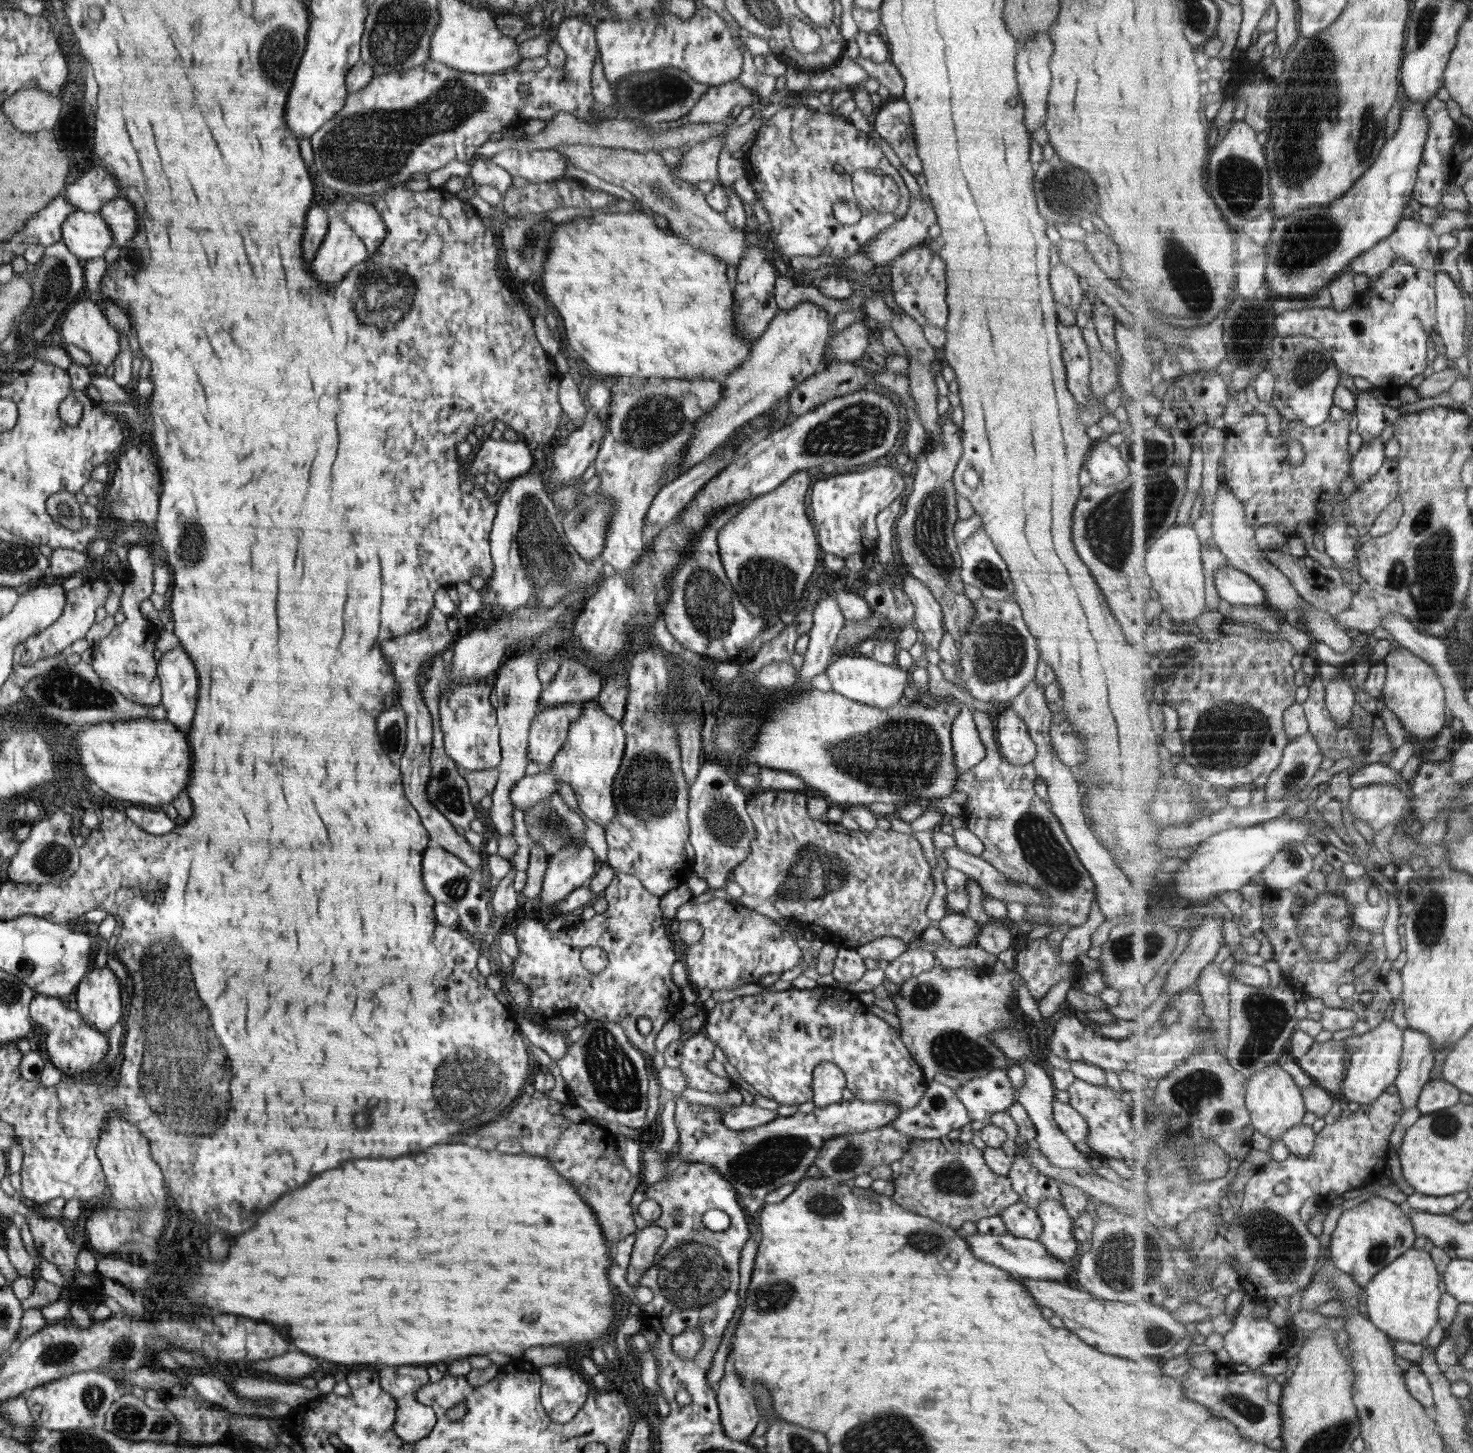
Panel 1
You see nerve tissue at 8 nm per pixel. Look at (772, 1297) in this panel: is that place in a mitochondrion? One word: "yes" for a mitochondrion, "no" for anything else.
yes

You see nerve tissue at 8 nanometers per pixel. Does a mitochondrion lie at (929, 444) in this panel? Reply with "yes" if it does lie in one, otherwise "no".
no

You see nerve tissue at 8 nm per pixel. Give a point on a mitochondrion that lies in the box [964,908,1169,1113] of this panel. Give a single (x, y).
(1124, 949)

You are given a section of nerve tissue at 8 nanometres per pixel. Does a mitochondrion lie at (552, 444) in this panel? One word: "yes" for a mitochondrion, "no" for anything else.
no

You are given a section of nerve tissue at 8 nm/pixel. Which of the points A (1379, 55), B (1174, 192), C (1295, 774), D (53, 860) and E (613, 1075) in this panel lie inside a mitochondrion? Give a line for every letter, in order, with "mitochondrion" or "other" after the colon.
A: other
B: other
C: mitochondrion
D: mitochondrion
E: mitochondrion

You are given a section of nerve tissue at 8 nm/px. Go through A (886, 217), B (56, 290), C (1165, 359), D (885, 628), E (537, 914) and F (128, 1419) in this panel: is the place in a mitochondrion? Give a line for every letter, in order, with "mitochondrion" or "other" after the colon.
A: other
B: mitochondrion
C: other
D: other
E: other
F: mitochondrion

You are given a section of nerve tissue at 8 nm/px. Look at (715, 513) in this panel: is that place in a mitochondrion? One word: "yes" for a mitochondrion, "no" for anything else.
no

